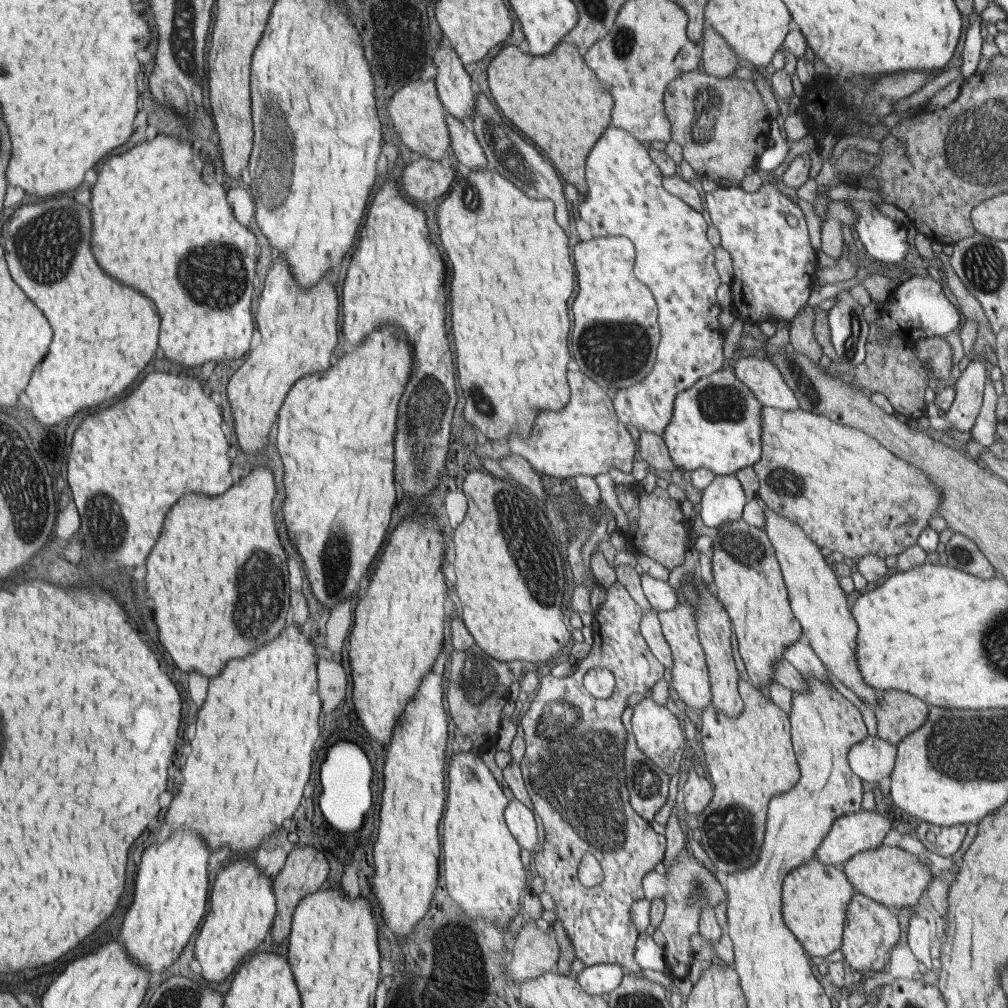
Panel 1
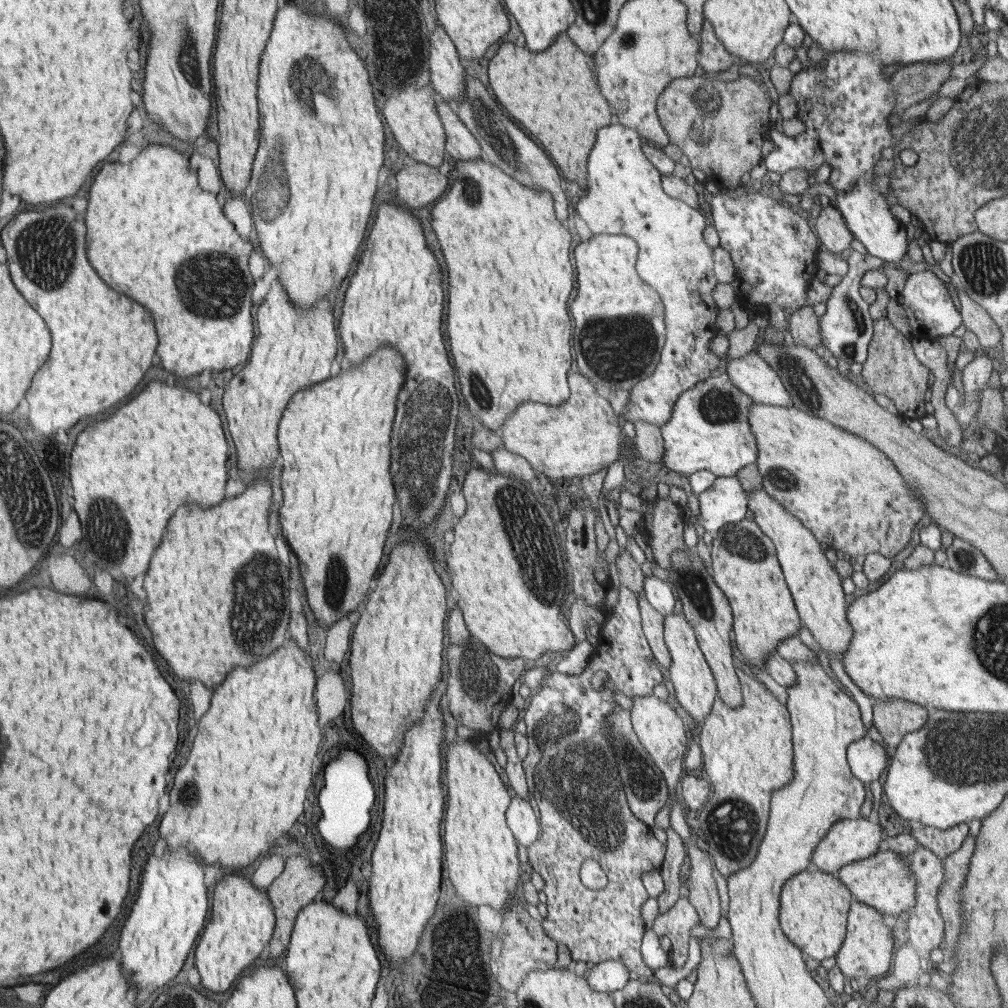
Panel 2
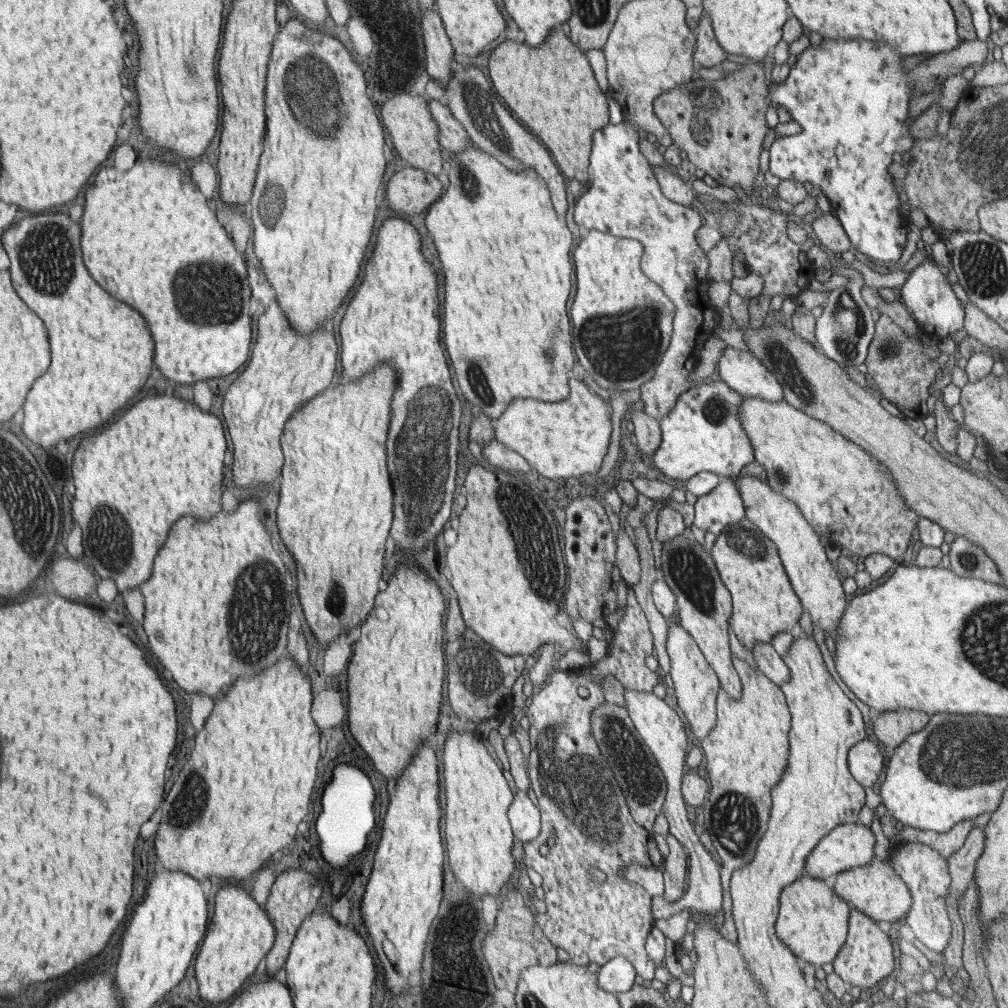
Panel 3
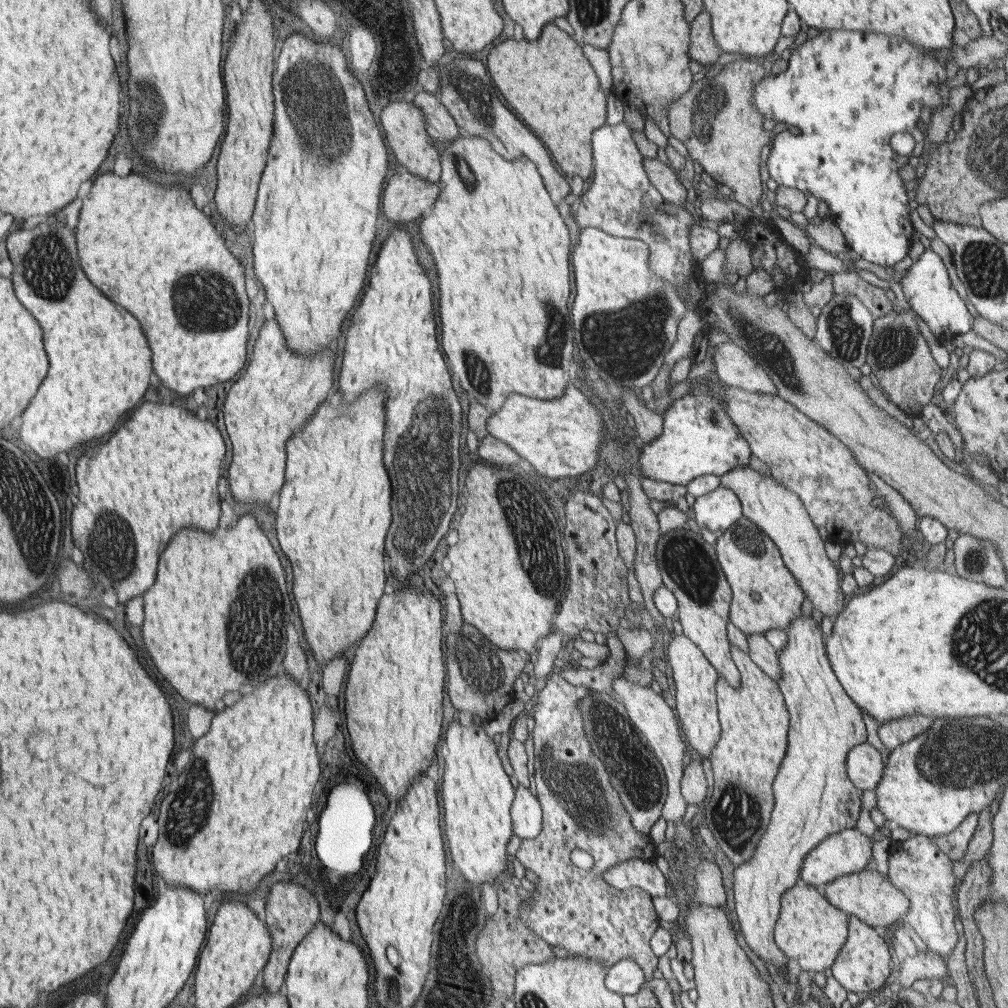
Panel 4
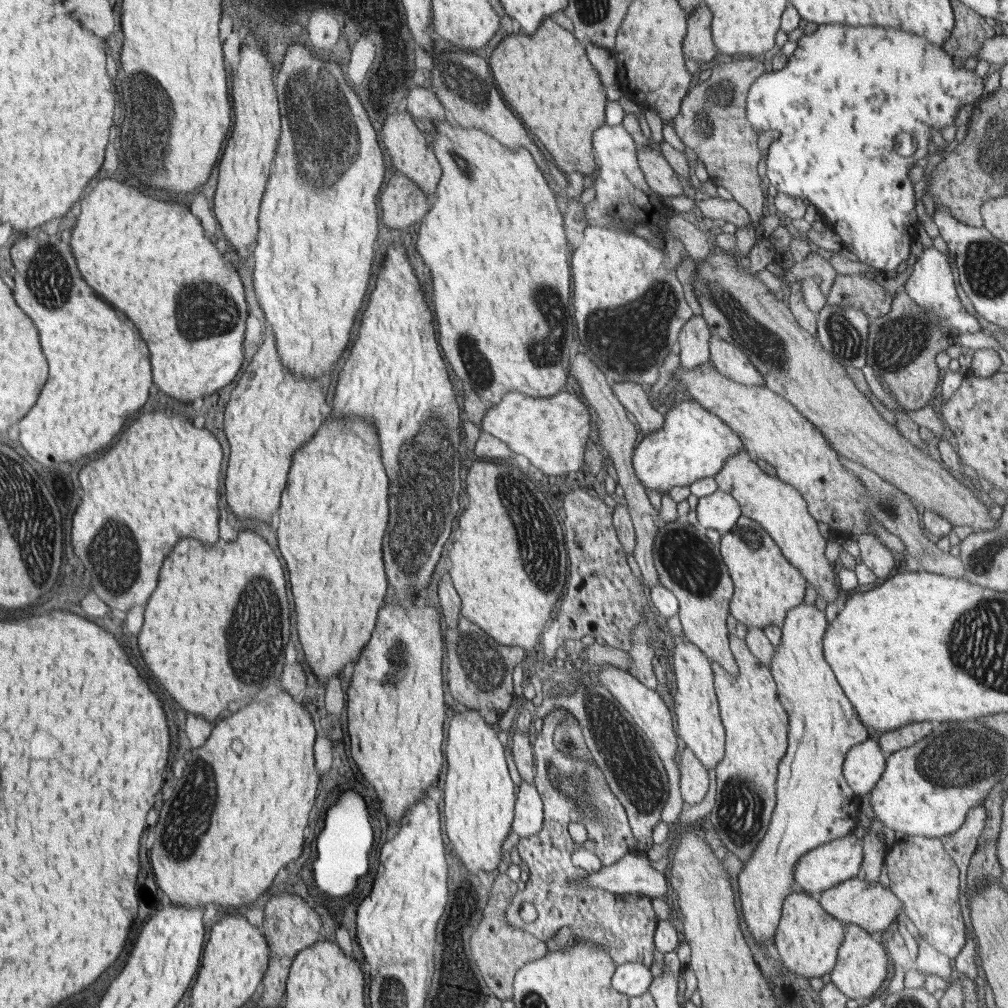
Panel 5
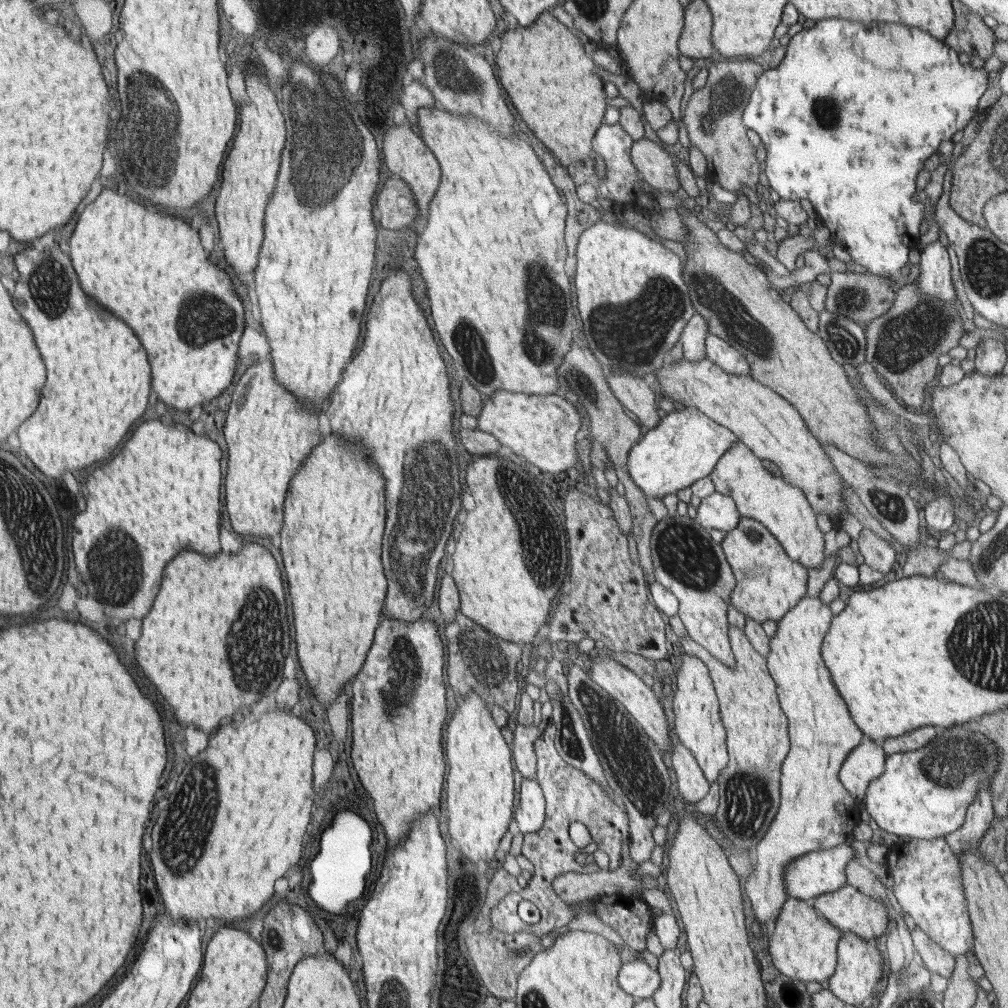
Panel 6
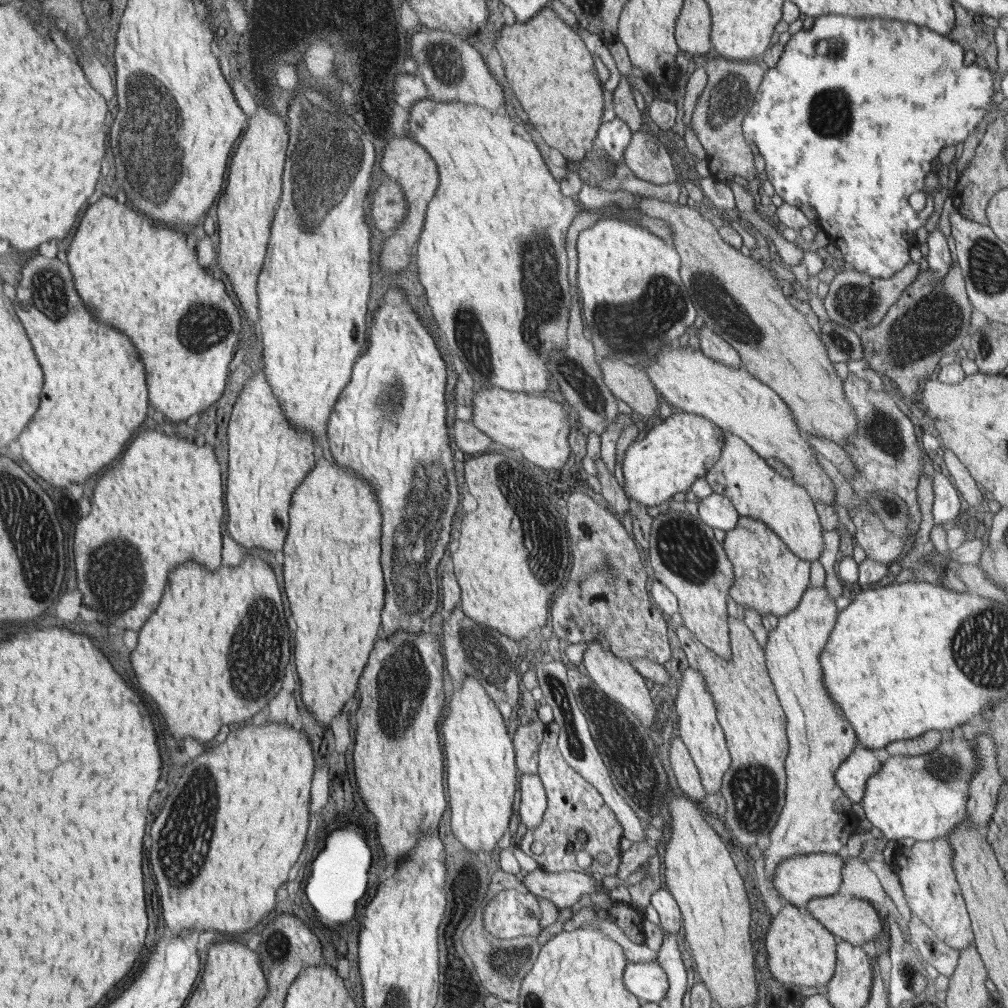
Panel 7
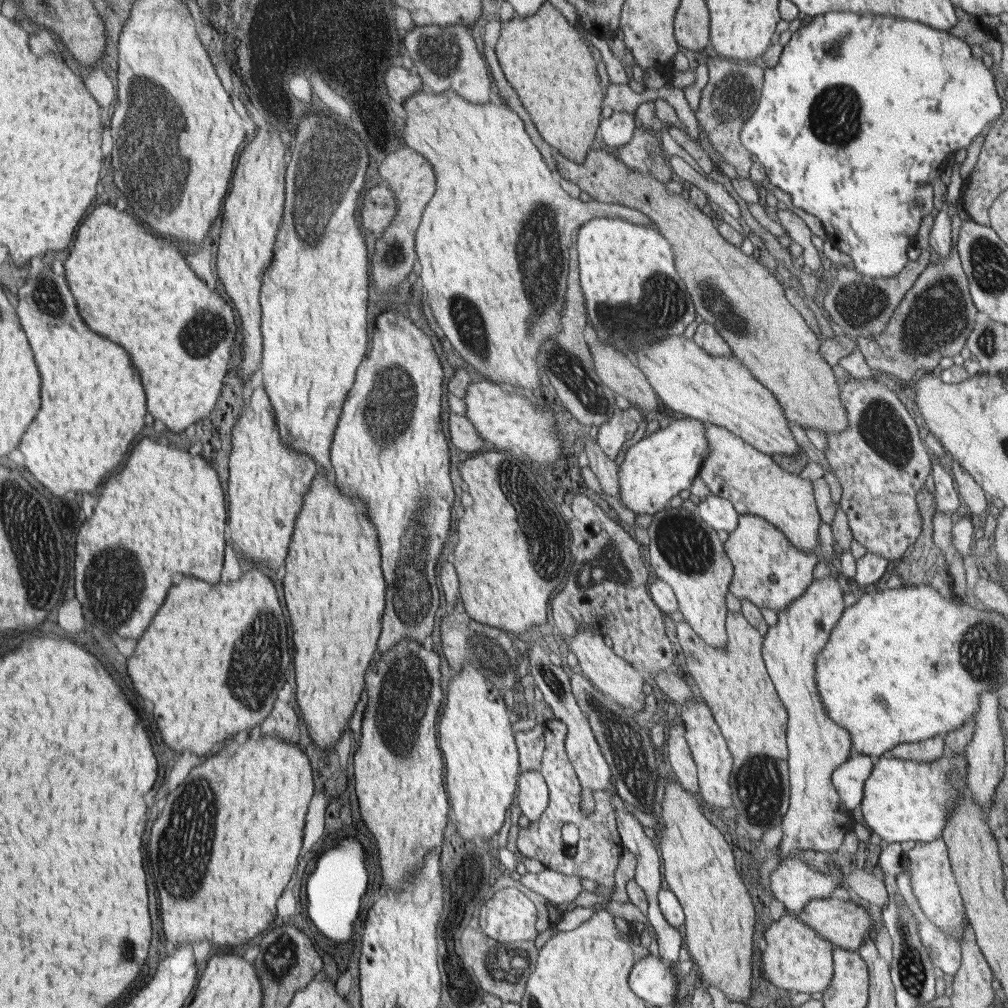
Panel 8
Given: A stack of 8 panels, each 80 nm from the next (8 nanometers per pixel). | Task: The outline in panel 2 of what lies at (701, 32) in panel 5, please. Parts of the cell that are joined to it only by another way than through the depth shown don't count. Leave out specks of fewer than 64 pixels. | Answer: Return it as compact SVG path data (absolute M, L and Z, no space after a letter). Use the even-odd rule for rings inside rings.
M707 19L703 21L702 33L699 41L700 66L708 74L721 76L734 64L735 56L727 51L727 48L718 40L714 33L713 27Z

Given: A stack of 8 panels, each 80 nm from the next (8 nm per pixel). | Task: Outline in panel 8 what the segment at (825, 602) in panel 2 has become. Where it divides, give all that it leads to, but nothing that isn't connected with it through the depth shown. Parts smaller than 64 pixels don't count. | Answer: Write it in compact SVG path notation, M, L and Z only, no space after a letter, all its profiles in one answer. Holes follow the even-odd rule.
M705 423L706 439L710 445L710 454L701 464L698 476L706 483L709 491L715 496L729 500L739 515L754 515L764 518L779 528L786 538L798 549L813 552L818 542L818 528L821 517L815 504L813 482L801 478L800 475L787 472L773 459L772 455L762 454L748 445L742 438L729 432L726 428Z

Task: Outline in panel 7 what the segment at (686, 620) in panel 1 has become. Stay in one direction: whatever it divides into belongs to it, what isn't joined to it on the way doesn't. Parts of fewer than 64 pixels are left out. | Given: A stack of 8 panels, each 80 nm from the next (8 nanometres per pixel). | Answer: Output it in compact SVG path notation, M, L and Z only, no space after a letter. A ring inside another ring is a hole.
M691 666L682 669L682 683L674 694L673 710L678 714L678 736L687 746L697 769L700 780L707 794L716 794L722 788L722 776L731 765L731 756L725 741L725 734L716 716L713 696L707 689L702 675Z

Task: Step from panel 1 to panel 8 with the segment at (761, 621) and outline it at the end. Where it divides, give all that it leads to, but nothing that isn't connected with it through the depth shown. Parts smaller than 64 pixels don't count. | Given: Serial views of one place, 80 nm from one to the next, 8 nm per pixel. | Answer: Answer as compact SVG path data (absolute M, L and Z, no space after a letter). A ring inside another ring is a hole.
M754 515L739 516L737 527L723 547L734 571L729 591L740 600L748 599L776 612L785 609L812 584L812 570L819 562L815 553L798 550L779 528Z

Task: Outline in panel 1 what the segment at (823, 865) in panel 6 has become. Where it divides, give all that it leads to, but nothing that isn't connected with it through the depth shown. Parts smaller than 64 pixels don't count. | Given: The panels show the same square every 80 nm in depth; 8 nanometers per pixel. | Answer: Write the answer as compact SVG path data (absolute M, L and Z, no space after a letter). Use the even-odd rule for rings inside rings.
M861 809L856 813L846 814L834 821L828 834L820 843L820 847L816 850L815 857L822 864L842 867L852 856L862 851L874 850L880 847L882 840L891 828L892 824L888 817L886 815L884 817L876 810L868 812Z

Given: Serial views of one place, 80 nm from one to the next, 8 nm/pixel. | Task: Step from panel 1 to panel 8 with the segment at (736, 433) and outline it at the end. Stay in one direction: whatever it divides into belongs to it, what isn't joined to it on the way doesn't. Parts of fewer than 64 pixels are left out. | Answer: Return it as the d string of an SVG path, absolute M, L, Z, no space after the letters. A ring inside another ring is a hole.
M672 417L668 427L632 445L619 468L619 497L624 507L636 515L652 514L669 506L669 500L688 490L701 464L710 454L705 423L689 417Z

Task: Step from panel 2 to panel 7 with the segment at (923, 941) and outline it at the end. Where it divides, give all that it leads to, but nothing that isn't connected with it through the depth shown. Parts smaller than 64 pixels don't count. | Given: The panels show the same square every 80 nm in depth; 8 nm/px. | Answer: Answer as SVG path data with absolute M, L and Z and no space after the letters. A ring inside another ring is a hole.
M945 835L928 842L918 840L910 849L900 846L894 856L893 866L912 913L916 914L941 941L961 952L968 948L975 938L952 865L953 856L954 851Z

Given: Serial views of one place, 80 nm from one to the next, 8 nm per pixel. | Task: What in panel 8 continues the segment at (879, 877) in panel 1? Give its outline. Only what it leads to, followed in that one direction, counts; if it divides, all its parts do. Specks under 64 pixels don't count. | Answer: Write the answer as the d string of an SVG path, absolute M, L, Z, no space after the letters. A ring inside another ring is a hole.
M834 898L815 899L804 907L802 913L796 915L796 919L808 925L825 940L829 940L835 947L844 950L857 950L862 946L866 936L874 935L874 926L867 908L854 901L844 902Z

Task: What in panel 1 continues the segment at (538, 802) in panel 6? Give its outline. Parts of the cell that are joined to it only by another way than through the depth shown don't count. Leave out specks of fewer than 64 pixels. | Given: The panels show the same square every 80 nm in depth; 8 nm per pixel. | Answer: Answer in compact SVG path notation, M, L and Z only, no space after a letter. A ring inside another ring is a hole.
M518 799L507 804L504 811L505 821L520 848L534 852L538 846L538 832L534 813Z

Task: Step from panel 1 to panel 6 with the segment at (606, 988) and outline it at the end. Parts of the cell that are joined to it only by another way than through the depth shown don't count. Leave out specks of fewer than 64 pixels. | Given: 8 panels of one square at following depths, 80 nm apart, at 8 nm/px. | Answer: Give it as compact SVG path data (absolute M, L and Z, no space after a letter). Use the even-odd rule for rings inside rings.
M641 958L624 963L620 967L617 979L618 986L626 994L632 995L634 1000L654 997L661 985L659 972Z

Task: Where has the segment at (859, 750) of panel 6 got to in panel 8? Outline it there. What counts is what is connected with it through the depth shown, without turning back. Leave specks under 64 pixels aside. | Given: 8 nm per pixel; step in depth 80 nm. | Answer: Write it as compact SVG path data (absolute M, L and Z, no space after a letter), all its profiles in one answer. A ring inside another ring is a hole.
M853 753L846 762L836 767L831 779L841 801L850 810L861 803L865 780L870 776L875 758L864 754Z

